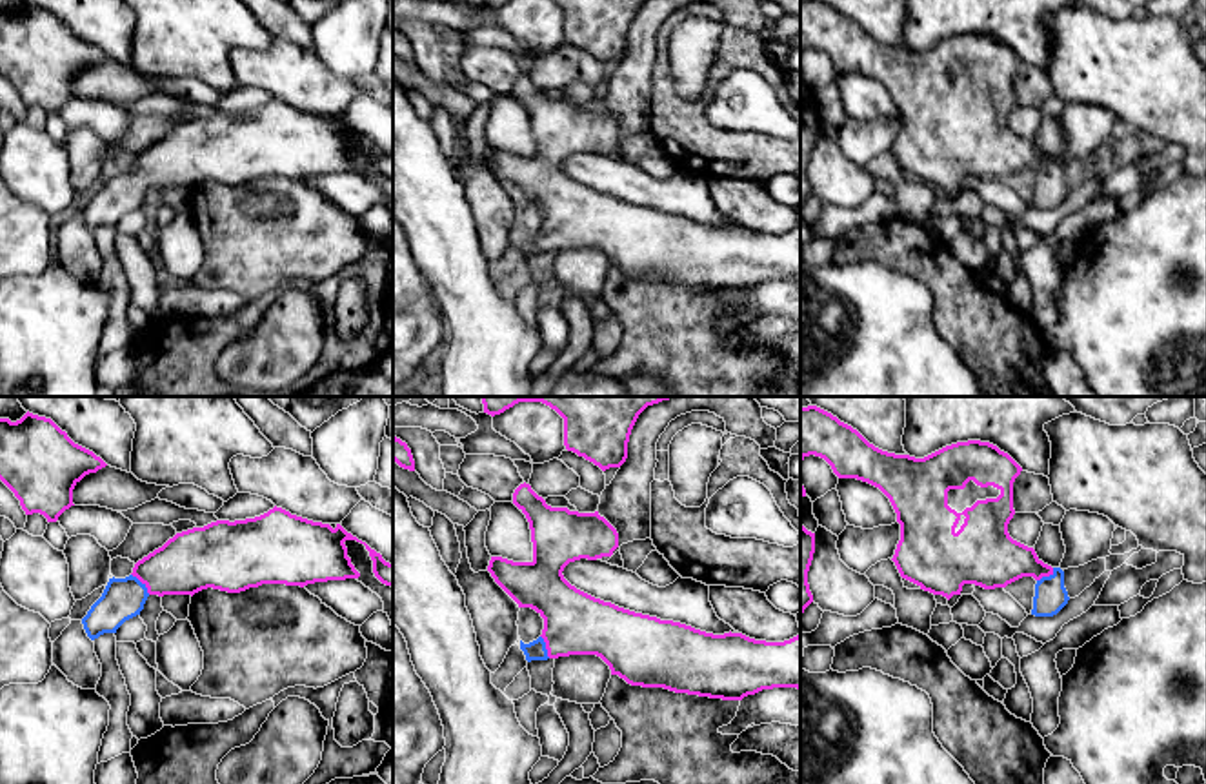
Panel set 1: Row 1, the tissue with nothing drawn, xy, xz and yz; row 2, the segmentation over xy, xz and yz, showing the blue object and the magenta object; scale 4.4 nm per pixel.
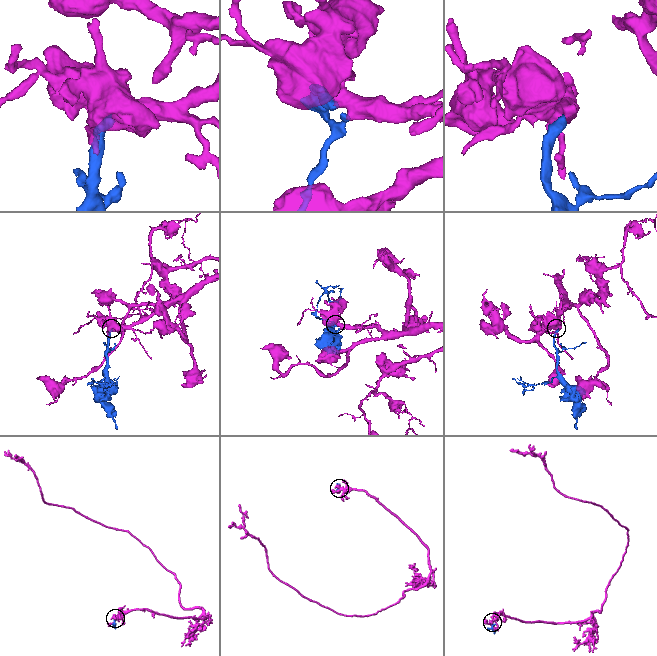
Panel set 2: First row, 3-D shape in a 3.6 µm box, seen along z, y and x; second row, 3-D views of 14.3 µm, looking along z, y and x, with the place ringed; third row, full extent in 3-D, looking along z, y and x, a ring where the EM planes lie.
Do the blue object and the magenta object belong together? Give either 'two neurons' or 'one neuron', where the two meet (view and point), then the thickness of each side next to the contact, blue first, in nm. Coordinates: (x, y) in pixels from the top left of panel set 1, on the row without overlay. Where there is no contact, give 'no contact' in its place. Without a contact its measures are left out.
one neuron | xy (142, 177) | 190/280 nm

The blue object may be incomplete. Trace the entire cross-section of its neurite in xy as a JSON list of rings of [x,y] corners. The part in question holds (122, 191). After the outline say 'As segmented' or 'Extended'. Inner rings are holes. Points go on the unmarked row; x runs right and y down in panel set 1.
[[[282,100],[246,113],[216,113],[204,120],[193,120],[176,126],[162,140],[155,142],[133,160],[126,171],[109,171],[102,189],[82,211],[84,222],[91,233],[116,222],[129,211],[140,207],[149,187],[195,187],[213,180],[227,186],[240,186],[262,176],[307,178],[327,173],[358,171],[360,166],[347,149],[346,133],[357,133],[366,138],[373,153],[375,169],[393,180],[393,156],[366,135],[347,126],[340,116],[333,122],[329,116],[313,115]]]. Extended

